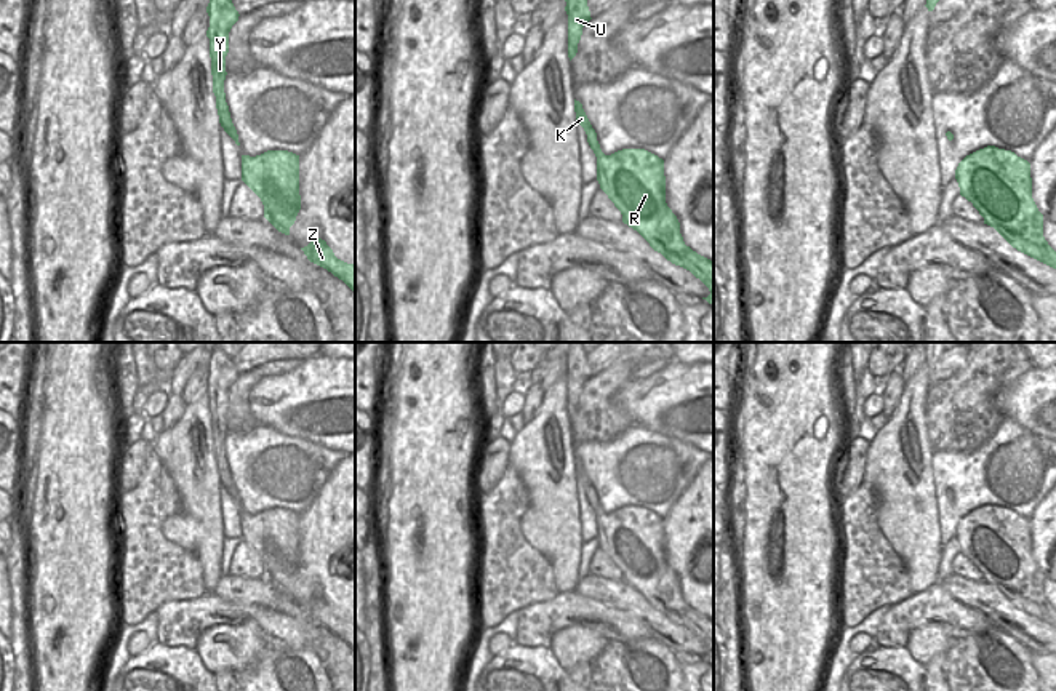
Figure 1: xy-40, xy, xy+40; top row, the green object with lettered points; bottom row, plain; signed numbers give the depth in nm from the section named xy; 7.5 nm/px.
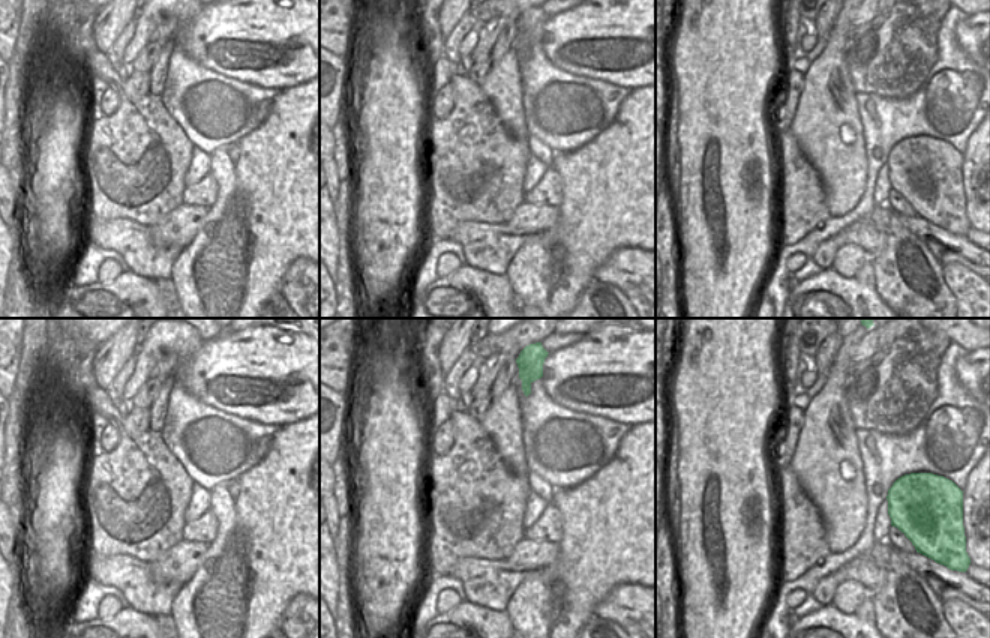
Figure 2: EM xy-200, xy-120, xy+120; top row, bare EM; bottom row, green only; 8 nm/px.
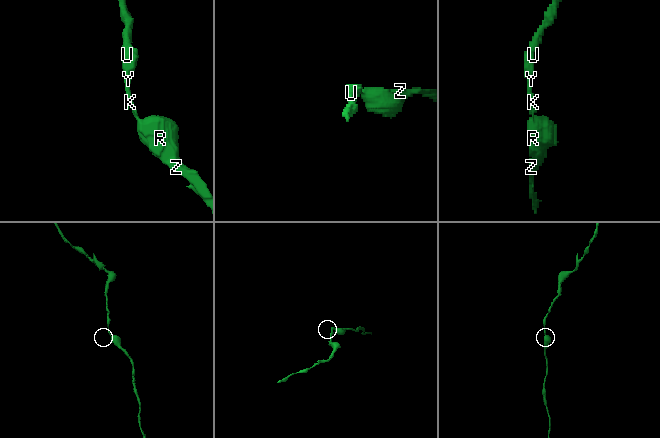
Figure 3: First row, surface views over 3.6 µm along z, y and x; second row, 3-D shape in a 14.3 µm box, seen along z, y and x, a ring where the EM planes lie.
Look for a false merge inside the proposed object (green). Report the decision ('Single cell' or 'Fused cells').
Single cell

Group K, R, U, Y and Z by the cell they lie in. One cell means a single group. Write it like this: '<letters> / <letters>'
K R U Y Z

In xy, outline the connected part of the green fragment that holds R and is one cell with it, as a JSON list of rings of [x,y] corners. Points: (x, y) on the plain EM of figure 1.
[[[574,457],[576,483],[581,483],[587,493],[587,501],[597,515],[597,539],[600,547],[608,553],[622,573],[622,581],[637,589],[650,605],[661,611],[667,619],[690,629],[710,649],[706,657],[714,662],[714,619],[698,613],[685,603],[680,592],[680,581],[666,561],[666,534],[664,518],[645,507],[622,507],[605,513],[597,499],[582,462]]]

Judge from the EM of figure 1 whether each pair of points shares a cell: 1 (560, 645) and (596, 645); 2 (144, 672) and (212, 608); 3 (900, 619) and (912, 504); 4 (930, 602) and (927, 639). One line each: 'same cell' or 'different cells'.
1: same cell
2: different cells
3: different cells
4: different cells

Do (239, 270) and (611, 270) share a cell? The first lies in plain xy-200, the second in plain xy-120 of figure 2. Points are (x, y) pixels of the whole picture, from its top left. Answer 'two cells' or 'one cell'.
two cells

